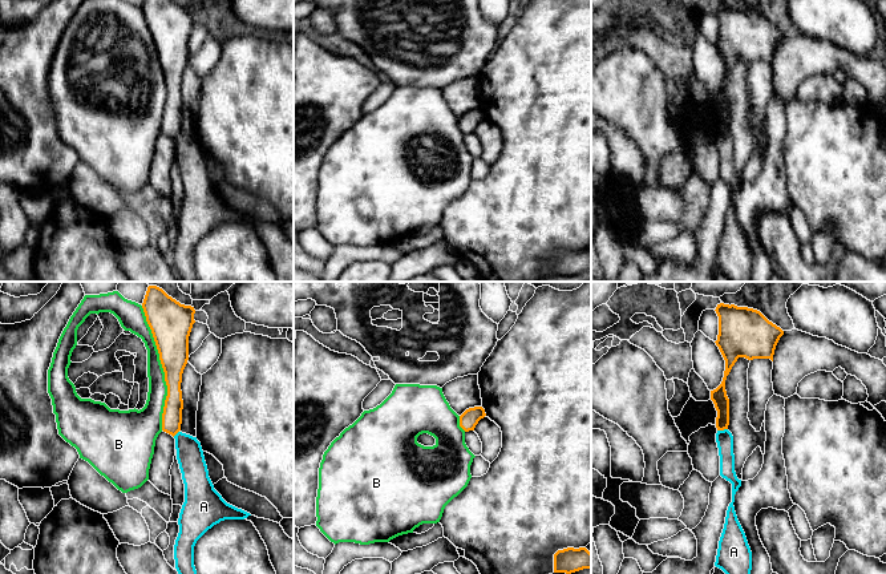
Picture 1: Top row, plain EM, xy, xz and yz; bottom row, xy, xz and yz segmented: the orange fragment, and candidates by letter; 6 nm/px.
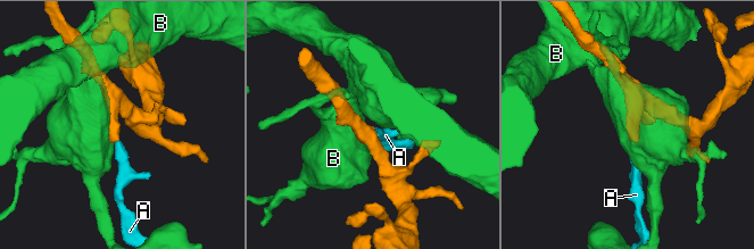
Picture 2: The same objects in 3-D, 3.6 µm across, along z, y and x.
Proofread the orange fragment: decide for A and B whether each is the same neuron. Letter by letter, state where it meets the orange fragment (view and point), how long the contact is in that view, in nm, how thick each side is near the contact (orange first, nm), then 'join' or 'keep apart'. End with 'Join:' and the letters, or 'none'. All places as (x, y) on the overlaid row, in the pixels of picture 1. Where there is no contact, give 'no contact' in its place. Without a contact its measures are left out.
A: contact yz (721, 429); length 70 nm; calibres 100 and 110 nm; keep apart
B: contact xy (162, 367); length 750 nm; calibres 240 and 120 nm; keep apart
Join: none

